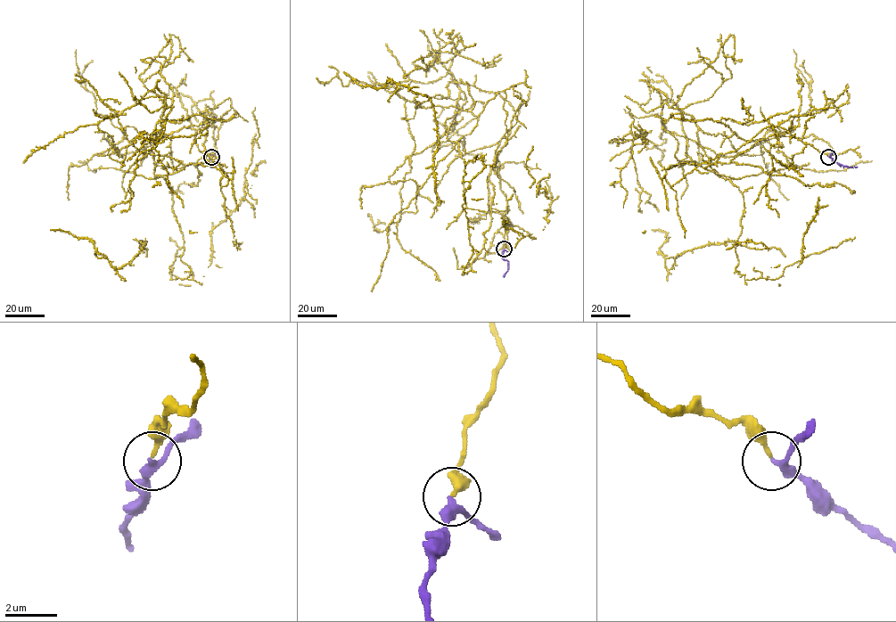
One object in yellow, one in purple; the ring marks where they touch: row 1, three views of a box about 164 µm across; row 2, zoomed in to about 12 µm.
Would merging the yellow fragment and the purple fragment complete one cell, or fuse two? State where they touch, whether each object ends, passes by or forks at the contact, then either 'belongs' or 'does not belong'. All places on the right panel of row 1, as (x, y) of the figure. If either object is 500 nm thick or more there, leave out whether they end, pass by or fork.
at (828, 157); yellow ends there; purple passes by; belongs

